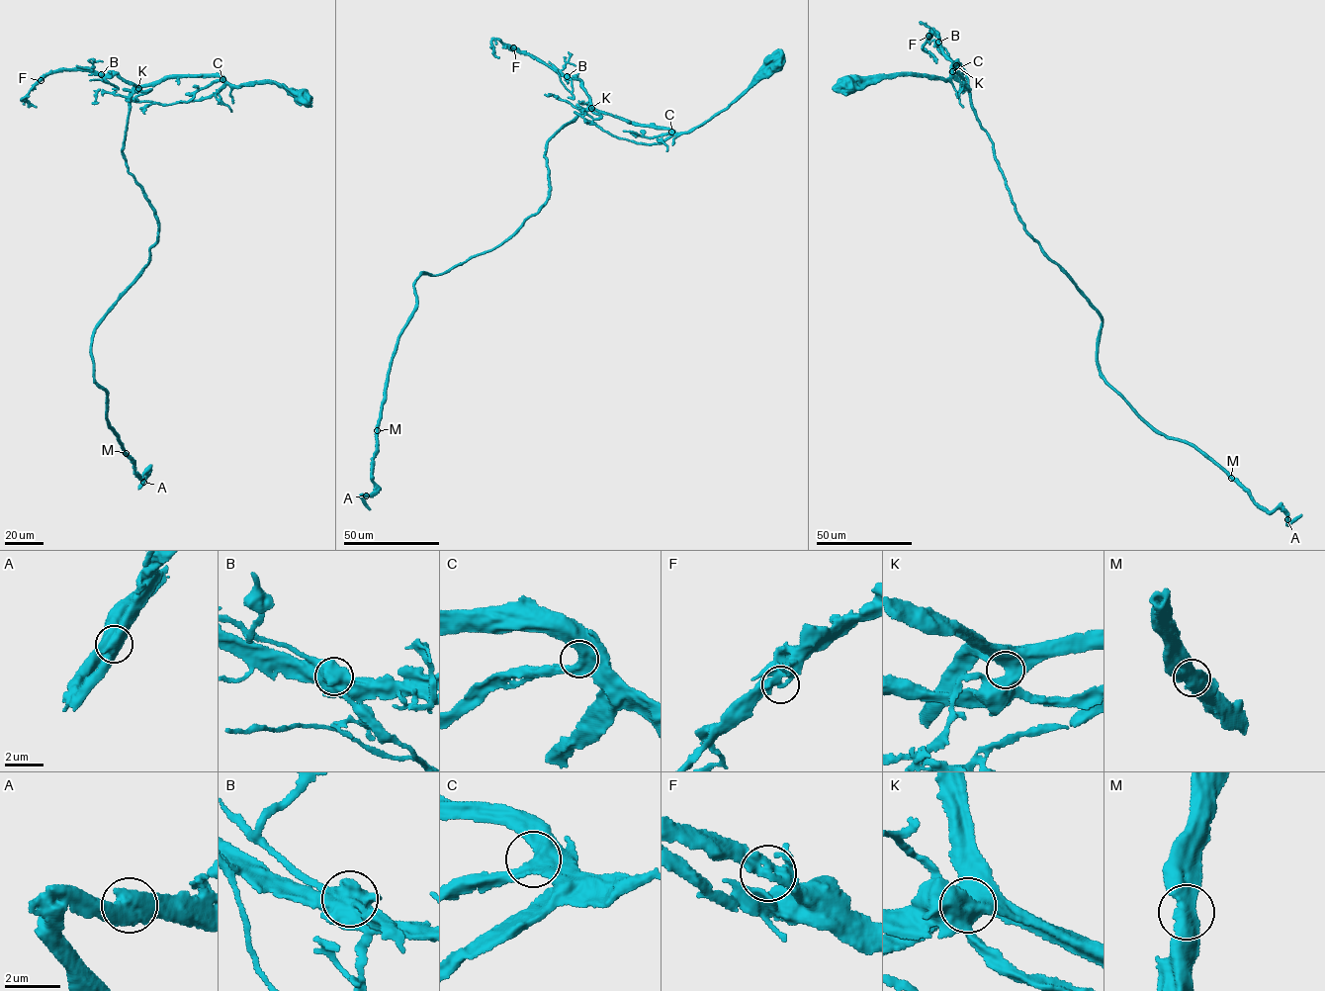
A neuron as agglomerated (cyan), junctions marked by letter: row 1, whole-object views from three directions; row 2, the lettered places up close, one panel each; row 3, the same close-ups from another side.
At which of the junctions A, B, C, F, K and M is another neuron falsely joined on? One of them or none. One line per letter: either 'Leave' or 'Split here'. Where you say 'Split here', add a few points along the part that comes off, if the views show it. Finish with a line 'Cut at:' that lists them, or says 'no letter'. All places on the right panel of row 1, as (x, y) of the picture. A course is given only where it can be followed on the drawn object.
A: Leave
B: Split here. Course of the part to remove: (938, 43), (939, 51), (949, 55), (944, 48), (934, 45)
C: Leave
F: Leave
K: Leave
M: Leave
Cut at: B

